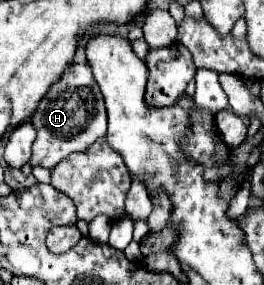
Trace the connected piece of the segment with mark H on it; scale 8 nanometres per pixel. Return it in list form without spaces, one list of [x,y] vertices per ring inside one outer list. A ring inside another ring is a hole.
[[[71,63],[69,69],[55,81],[45,97],[39,101],[35,115],[31,117],[31,123],[37,131],[37,139],[33,143],[33,155],[31,165],[41,165],[47,169],[53,169],[57,161],[69,157],[71,153],[85,151],[89,145],[93,145],[95,139],[105,137],[107,133],[107,111],[101,97],[101,91],[97,89],[97,83],[93,81],[91,69],[87,63]],[[83,89],[83,99],[77,91]]]

